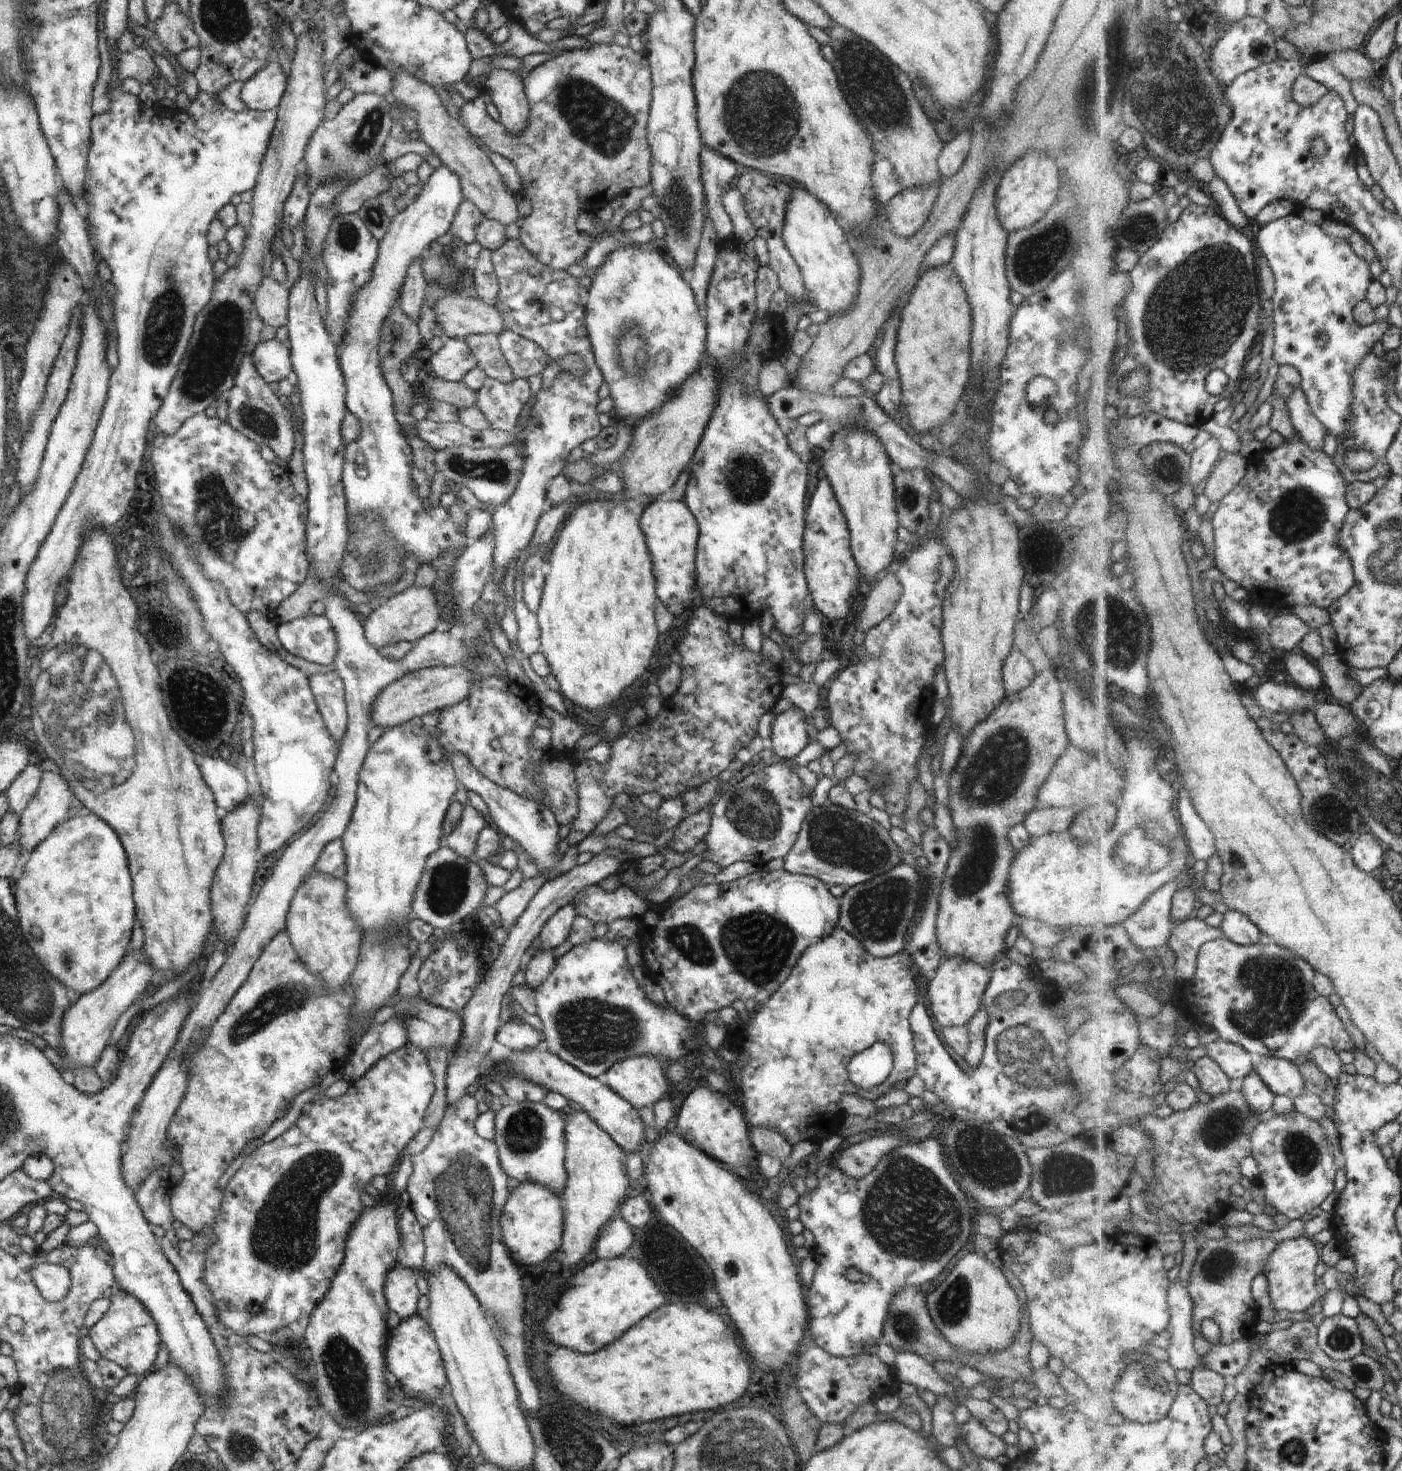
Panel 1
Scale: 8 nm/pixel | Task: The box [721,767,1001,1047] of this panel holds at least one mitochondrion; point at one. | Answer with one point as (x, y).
(841, 840)

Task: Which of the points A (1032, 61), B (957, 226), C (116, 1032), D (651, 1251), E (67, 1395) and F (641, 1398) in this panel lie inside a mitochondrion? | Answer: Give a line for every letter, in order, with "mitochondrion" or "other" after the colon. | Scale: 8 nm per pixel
A: other
B: other
C: other
D: other
E: mitochondrion
F: other

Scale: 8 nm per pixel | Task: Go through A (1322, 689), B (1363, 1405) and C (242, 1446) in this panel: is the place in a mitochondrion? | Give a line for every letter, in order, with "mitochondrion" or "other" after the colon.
A: other
B: other
C: mitochondrion

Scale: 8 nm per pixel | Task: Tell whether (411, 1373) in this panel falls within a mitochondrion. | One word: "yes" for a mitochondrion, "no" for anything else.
no

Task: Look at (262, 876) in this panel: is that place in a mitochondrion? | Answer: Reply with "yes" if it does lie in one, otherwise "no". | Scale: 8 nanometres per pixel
no

